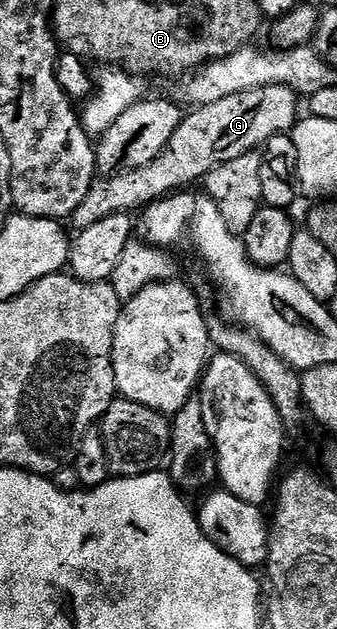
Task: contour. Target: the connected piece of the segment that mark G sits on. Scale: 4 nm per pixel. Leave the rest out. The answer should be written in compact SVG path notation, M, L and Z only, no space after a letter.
M262 86L249 92L225 96L225 100L217 100L217 104L192 109L190 111L192 114L188 118L186 115L173 132L173 136L169 136L169 144L165 144L163 151L153 160L149 160L149 164L141 164L141 168L123 170L119 174L96 177L85 200L81 200L81 204L77 204L77 208L72 212L70 225L75 225L74 229L81 231L89 228L89 224L97 224L97 220L105 220L105 216L139 212L150 206L152 202L168 197L172 192L183 192L194 187L191 185L198 178L199 181L206 179L207 173L219 163L237 160L237 156L258 151L266 146L273 135L288 133L300 117L299 102L301 102L300 95L289 86Z

